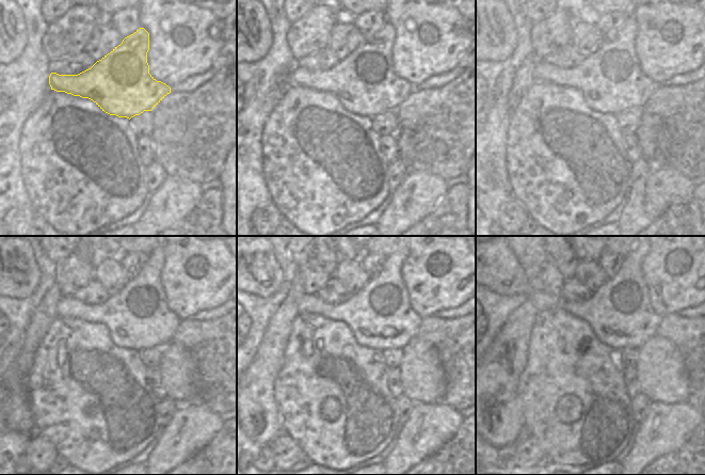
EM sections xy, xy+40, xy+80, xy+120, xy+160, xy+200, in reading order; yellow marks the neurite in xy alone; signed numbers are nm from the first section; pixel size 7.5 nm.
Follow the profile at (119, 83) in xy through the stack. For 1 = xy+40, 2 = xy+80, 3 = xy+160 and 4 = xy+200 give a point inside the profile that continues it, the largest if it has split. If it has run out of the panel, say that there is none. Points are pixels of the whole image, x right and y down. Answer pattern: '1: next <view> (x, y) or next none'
1: next xy+40 (365, 82)
2: next xy+80 (610, 79)
3: next xy+160 (380, 315)
4: next xy+200 (620, 314)

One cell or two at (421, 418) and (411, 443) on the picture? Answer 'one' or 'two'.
one

